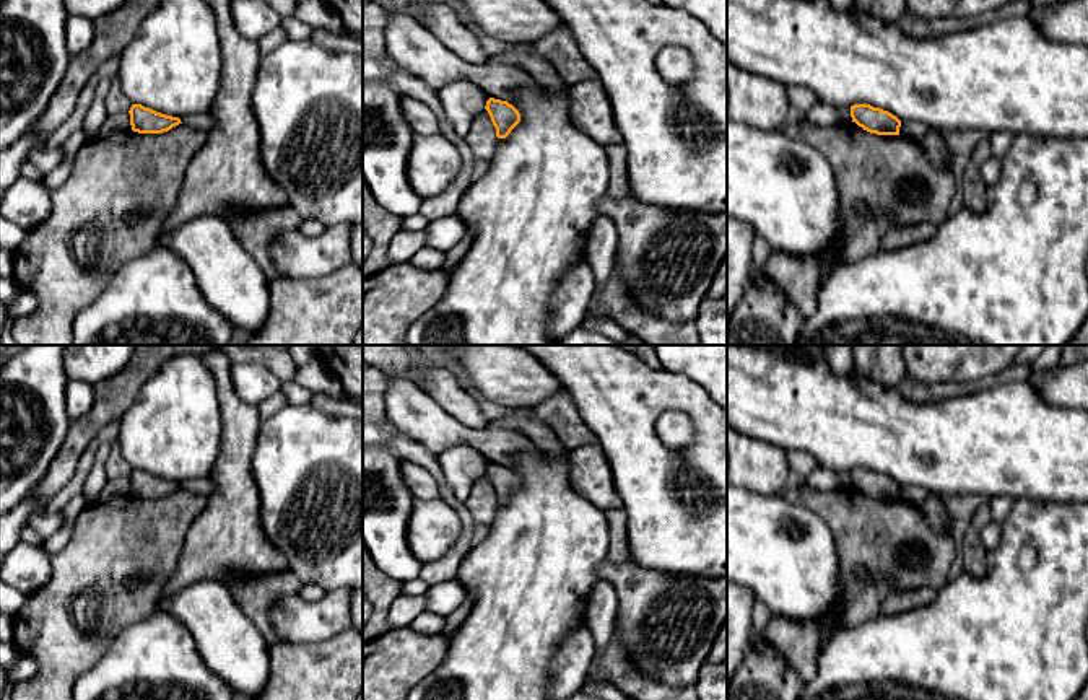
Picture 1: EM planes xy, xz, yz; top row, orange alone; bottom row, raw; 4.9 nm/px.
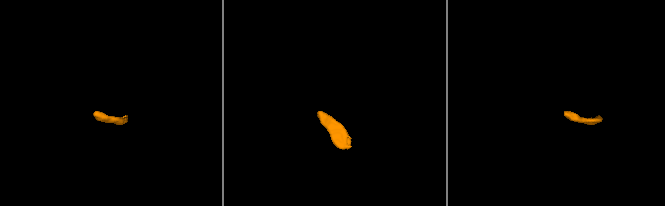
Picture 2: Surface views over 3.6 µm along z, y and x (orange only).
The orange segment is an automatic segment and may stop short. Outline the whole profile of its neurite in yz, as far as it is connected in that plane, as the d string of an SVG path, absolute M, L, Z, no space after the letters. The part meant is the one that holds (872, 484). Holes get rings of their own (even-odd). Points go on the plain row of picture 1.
M870 469L851 470L851 482L859 492L877 500L899 500L901 485L888 475Z

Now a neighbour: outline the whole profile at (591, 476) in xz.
M600 443L572 449L569 464L569 482L576 493L602 511L623 508L613 483L611 467Z

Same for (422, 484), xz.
M407 464L403 479L415 500L436 500L439 498L437 480L423 467Z

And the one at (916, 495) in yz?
M901 485L901 492L899 492L899 498L920 506L930 495L927 490L924 490L922 487L914 487L914 485Z

